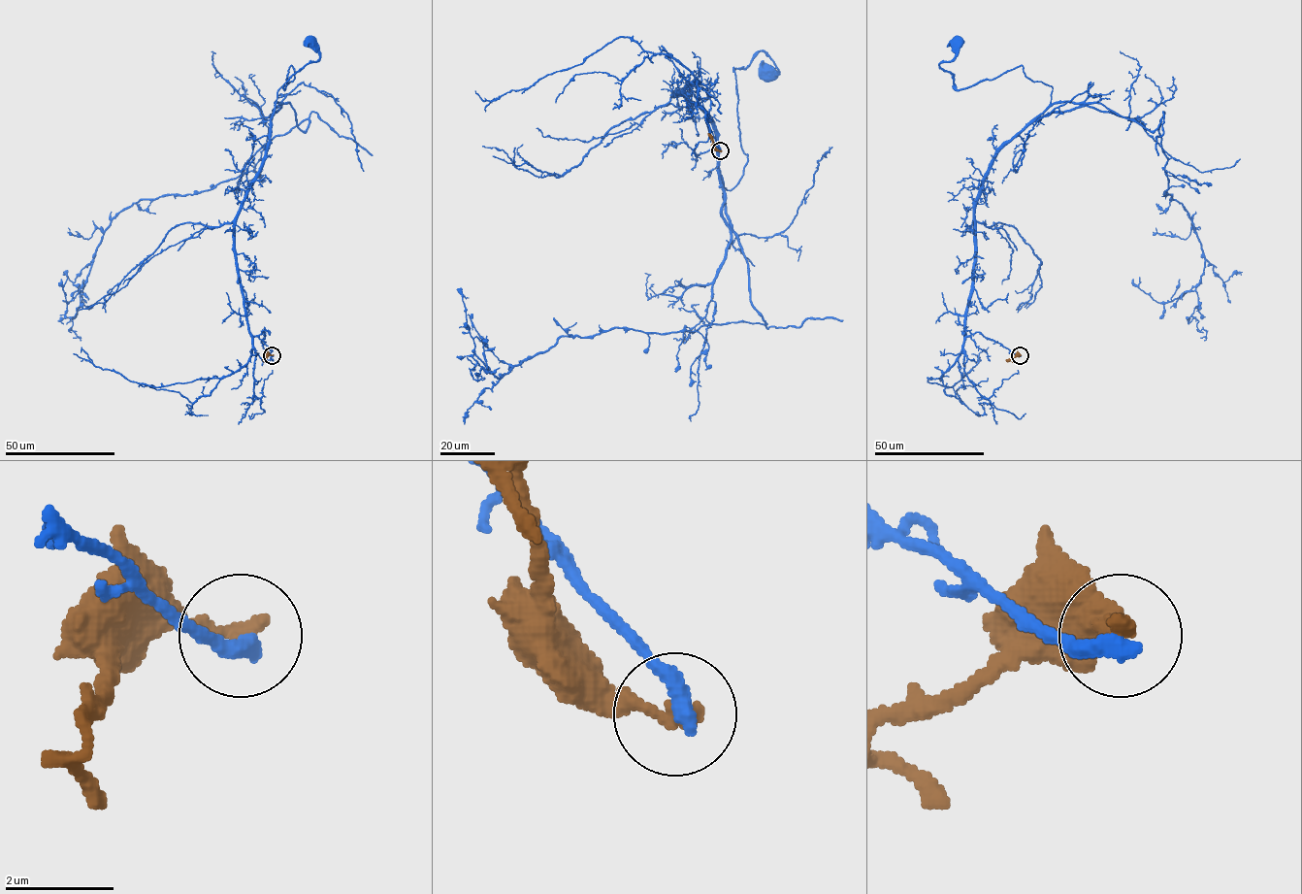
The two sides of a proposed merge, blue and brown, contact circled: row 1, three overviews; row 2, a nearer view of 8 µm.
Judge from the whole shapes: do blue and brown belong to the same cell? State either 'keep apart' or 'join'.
keep apart

